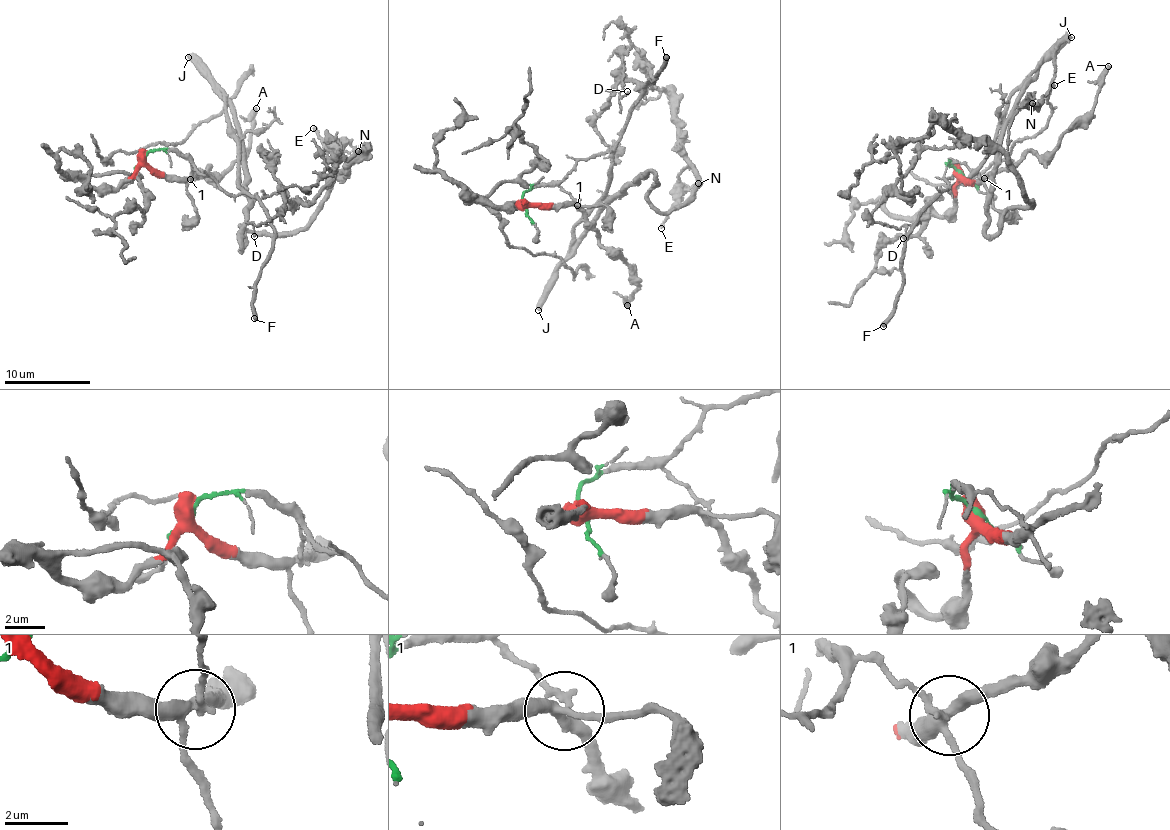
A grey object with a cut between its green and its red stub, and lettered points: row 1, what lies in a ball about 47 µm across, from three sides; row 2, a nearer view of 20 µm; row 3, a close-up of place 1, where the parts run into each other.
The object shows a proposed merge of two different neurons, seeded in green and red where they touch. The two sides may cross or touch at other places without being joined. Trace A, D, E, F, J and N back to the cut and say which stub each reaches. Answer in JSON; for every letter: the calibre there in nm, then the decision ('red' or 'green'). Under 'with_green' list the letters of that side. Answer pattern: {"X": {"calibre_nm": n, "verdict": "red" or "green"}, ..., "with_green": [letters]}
{"A": {"calibre_nm": 400, "verdict": "red"}, "D": {"calibre_nm": 140, "verdict": "green"}, "E": {"calibre_nm": 200, "verdict": "green"}, "F": {"calibre_nm": 360, "verdict": "green"}, "J": {"calibre_nm": 420, "verdict": "green"}, "N": {"calibre_nm": 190, "verdict": "green"}, "with_green": ["D", "E", "F", "J", "N"]}

